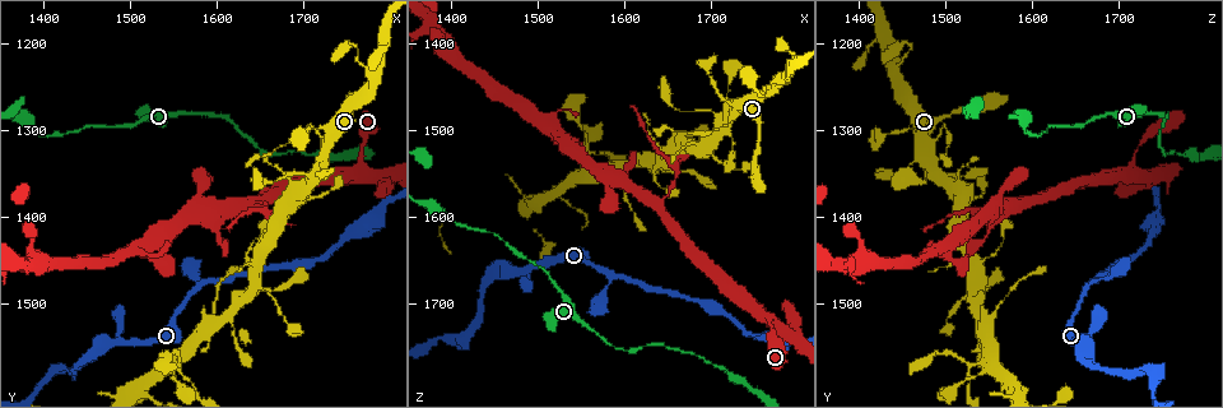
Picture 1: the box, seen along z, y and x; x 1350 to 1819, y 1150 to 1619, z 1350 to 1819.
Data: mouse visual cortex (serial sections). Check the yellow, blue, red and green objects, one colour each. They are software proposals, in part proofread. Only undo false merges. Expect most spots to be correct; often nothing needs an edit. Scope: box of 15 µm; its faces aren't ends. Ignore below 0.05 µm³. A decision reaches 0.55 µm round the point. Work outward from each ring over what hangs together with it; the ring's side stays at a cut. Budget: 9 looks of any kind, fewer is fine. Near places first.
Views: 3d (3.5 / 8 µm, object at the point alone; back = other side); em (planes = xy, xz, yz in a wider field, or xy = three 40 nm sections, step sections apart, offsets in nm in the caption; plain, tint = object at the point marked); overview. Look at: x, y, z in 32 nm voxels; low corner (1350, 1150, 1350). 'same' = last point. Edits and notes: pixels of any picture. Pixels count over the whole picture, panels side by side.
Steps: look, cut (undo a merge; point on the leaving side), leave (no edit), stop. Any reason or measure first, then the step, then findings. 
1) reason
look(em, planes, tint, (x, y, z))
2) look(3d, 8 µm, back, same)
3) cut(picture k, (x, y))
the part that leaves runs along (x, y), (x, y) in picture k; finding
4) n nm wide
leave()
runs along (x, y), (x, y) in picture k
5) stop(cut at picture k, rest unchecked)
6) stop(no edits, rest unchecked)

look(3d, 3.5 µm, (1710, 1295, 1495))

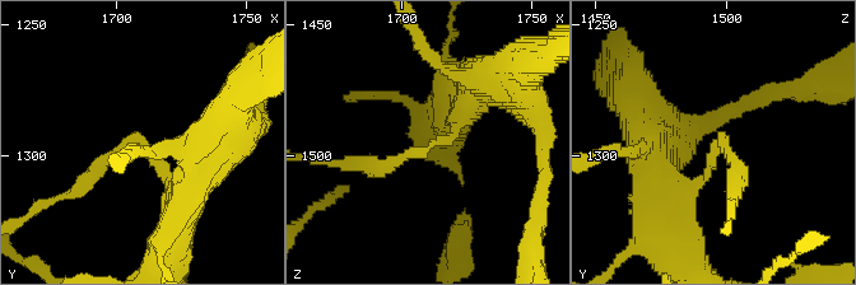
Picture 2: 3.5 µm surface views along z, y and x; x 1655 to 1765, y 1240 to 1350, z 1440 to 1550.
look(em, xy, step 2, tint, (1711, 1294, 1496))

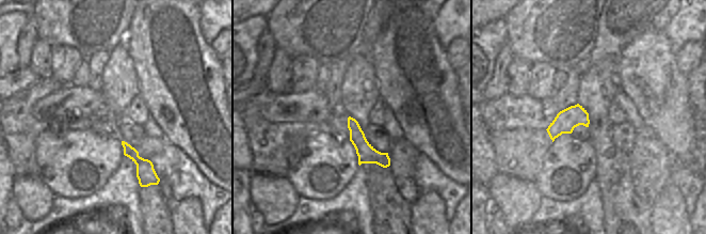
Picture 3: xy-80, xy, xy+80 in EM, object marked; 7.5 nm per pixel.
arms of 200, 250 nm
leave()
runs along (473, 92), (445, 140), (363, 163) in picture 2; one cell here

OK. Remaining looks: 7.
narrows sharply
look(3d, 8 µm, (1655, 1395, 1540))

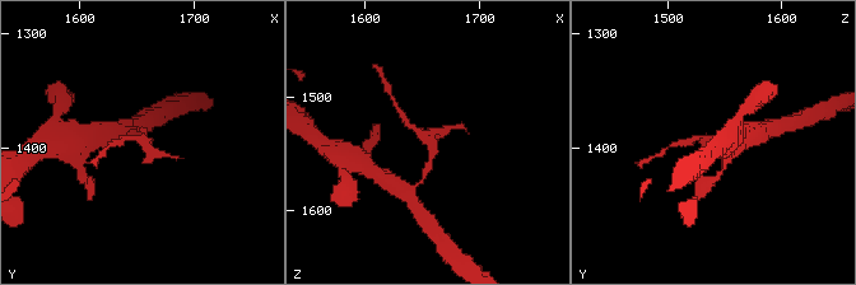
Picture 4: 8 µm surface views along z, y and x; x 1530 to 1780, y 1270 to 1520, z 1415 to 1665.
look(em, xy, step 5, tint, (1654, 1396, 1538))

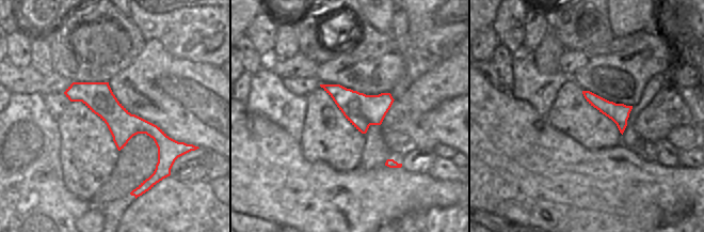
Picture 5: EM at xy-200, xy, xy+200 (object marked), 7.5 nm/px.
leave()
runs along (428, 168), (433, 143), (403, 116) in picture 4; continuous, no second cell

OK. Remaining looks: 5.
thick turns thin
look(3d, 3.5 µm, back, (1595, 1510, 1560))

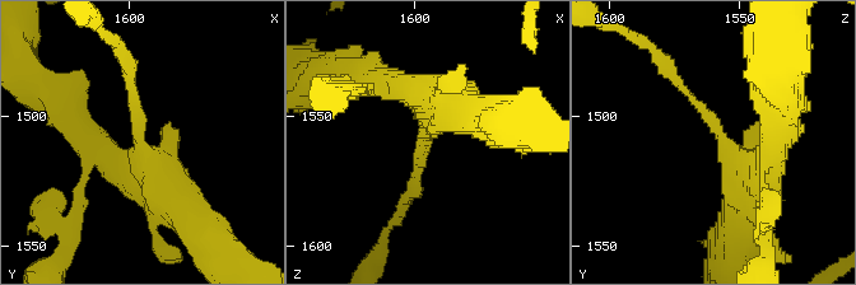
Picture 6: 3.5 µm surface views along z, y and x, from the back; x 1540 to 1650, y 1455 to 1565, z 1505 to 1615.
arms of 100, 400 nm
look(em, planes, tint, (1597, 1506, 1558))

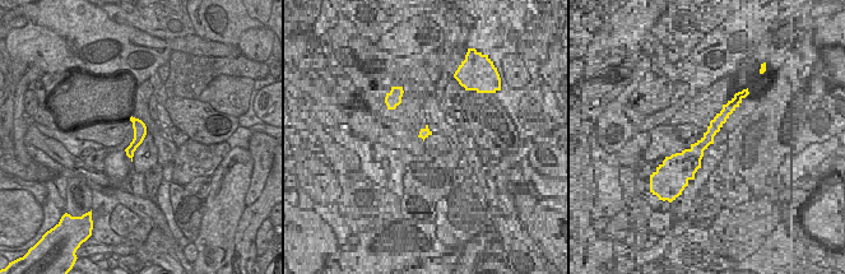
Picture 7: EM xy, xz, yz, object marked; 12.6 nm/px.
leave()
runs along (767, 172), (757, 180), (663, 62) in picture 6; all the same cell

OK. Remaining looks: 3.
look(3d, 3.5 µm, (1560, 1560, 1545))

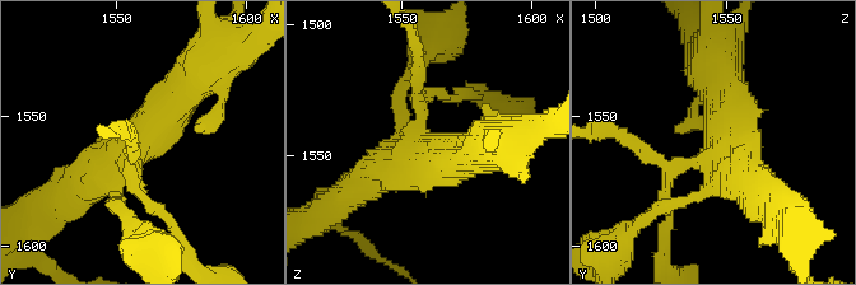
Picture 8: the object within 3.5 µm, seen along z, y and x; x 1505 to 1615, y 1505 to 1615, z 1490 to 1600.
4 arms; arms of 150, 200, 500, 500 nm
look(em, planes, tint, (1558, 1563, 1548))

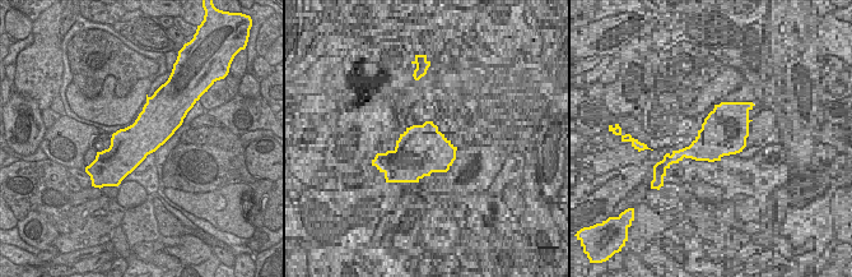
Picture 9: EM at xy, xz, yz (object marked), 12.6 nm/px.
leave()
runs along (195, 76), (136, 143), (74, 186) in picture 8; continuous, no second cell

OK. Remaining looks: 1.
stop(no edits, rest unchecked)

